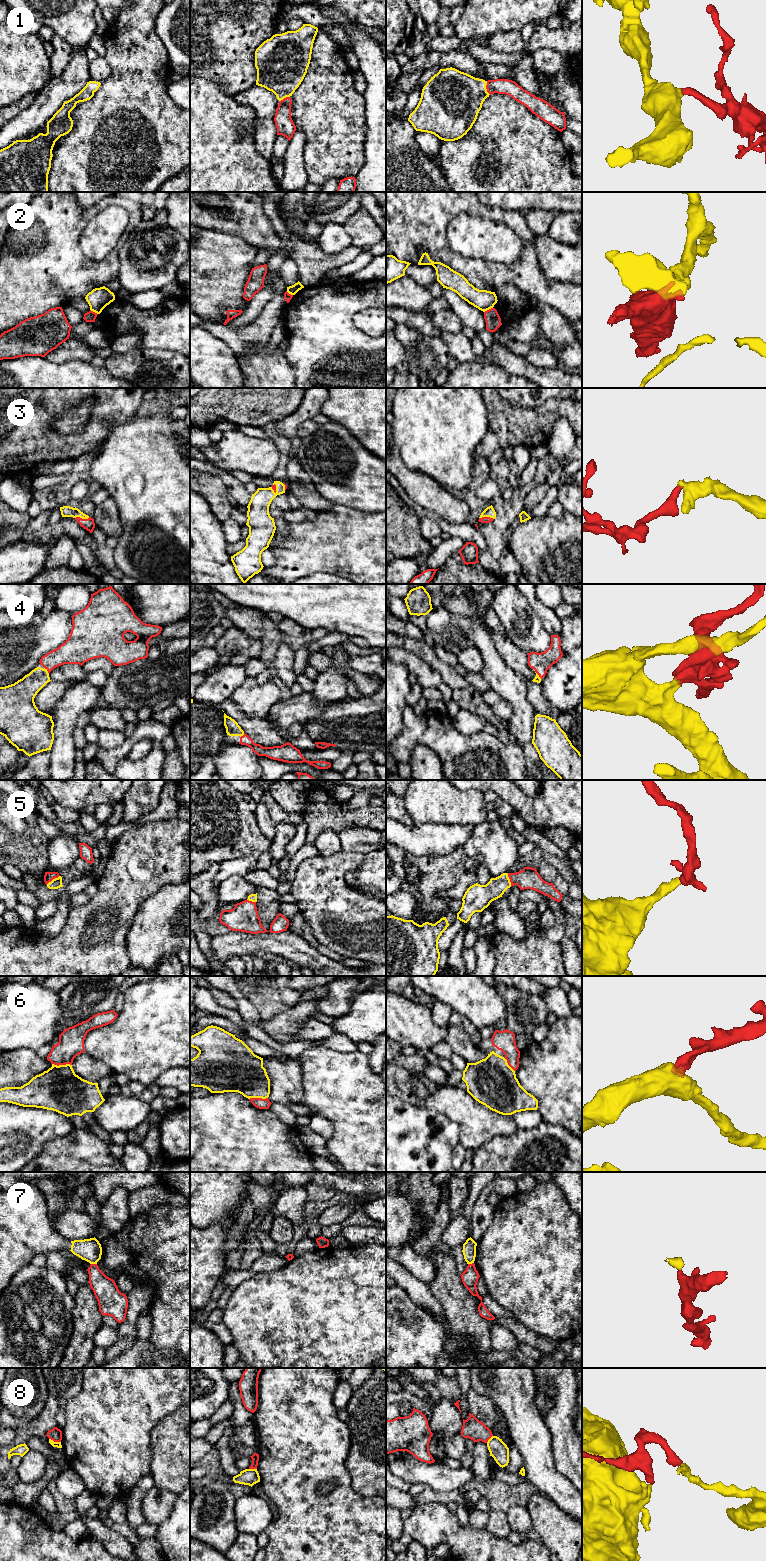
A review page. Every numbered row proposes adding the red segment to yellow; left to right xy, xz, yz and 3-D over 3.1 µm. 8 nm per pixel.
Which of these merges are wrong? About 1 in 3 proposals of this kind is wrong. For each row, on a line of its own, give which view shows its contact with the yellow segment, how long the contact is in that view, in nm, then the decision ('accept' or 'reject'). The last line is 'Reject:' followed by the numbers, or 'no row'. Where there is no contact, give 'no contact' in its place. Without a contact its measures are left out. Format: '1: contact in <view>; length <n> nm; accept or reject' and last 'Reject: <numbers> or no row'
1: contact in yz; length 120 nm; accept
2: contact in yz; length 80 nm; reject
3: contact in yz; length 120 nm; accept
4: contact in xy; length 70 nm; accept
5: contact in xy; length 130 nm; accept
6: contact in xy; length 160 nm; accept
7: contact in xy; length 50 nm; reject
8: contact in xy; length 100 nm; reject
Reject: 2, 7, 8

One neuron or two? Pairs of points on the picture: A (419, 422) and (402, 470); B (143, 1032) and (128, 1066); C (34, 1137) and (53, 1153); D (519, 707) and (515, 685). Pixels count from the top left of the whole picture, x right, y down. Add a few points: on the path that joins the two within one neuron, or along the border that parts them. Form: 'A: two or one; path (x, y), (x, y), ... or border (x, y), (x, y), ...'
A: two; border (396, 445), (403, 462), (409, 468), (425, 474)
B: one; path (143, 1040), (142, 1052), (136, 1058)
C: two; border (65, 1134), (48, 1140), (42, 1150), (30, 1161)
D: one; path (519, 702), (515, 690)

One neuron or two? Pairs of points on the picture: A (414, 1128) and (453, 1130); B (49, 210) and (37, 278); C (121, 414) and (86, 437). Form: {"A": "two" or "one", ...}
{"A": "one", "B": "one", "C": "one"}

